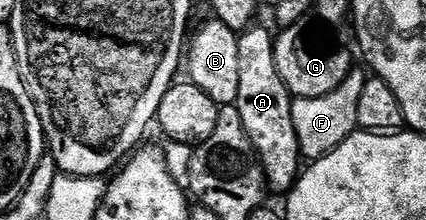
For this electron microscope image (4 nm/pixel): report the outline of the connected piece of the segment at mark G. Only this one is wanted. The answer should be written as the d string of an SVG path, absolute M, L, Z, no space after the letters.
M296 20L285 25L281 34L275 35L274 56L278 64L278 72L287 84L289 92L296 98L317 98L326 96L346 80L346 76L354 69L352 54L344 46L335 46L324 34L316 31L317 23Z

